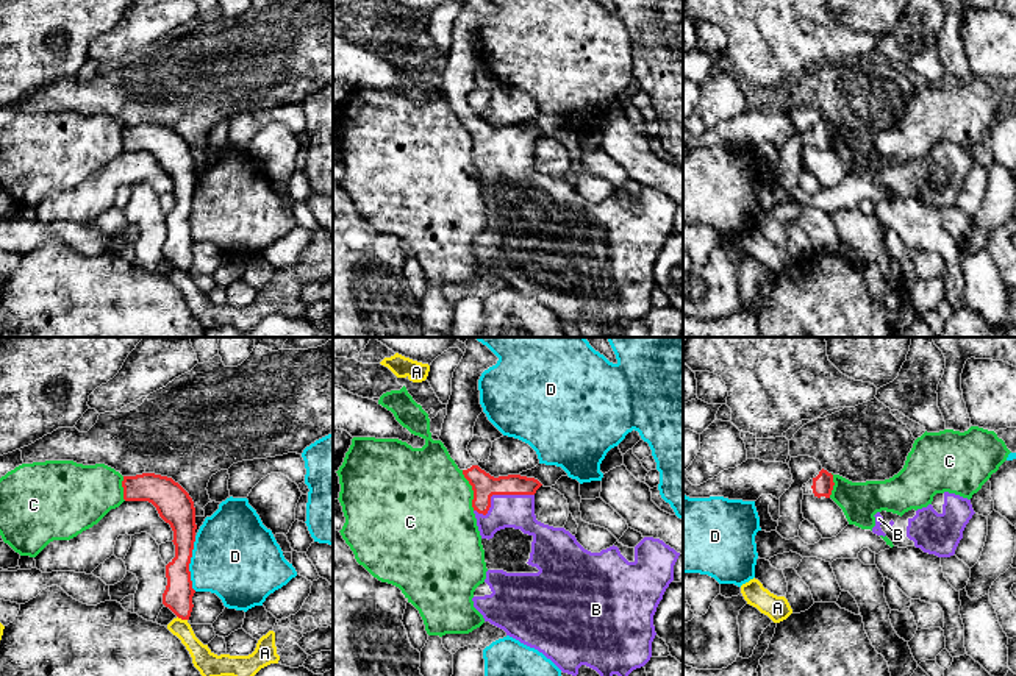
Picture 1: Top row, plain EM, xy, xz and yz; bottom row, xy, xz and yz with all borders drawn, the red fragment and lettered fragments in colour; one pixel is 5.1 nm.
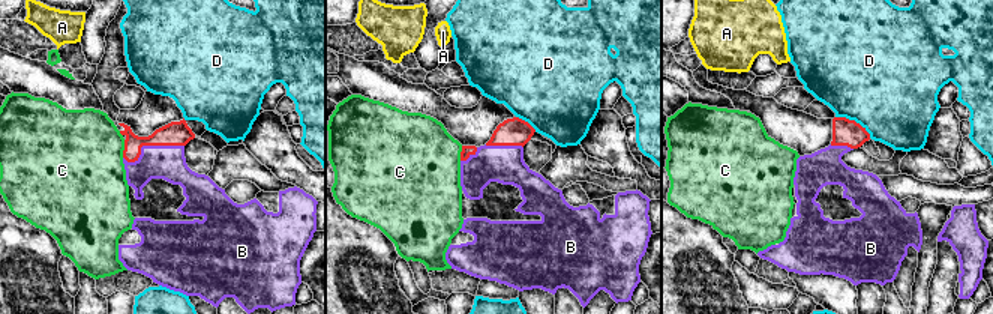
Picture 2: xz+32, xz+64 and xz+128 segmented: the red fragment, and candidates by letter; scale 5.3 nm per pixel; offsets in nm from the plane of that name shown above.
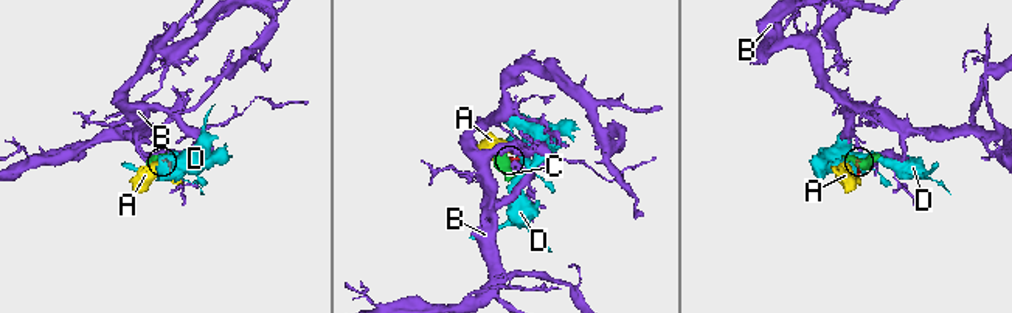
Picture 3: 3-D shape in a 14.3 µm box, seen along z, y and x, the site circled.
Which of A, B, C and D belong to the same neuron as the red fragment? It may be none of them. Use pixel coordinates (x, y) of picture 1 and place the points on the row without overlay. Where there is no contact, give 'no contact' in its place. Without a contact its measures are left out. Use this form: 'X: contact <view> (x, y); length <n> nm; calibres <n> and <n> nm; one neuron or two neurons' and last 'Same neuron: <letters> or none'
A: contact xy (182, 269); length 60 nm; calibres 150 and 120 nm; two neurons
B: contact xz (497, 144); length 320 nm; calibres 120 and 180 nm; one neuron
C: contact xz (472, 139); length 220 nm; calibres 120 and 480 nm; two neurons
D: contact xy (189, 213); length 280 nm; calibres 150 and 440 nm; two neurons
Same neuron: B

